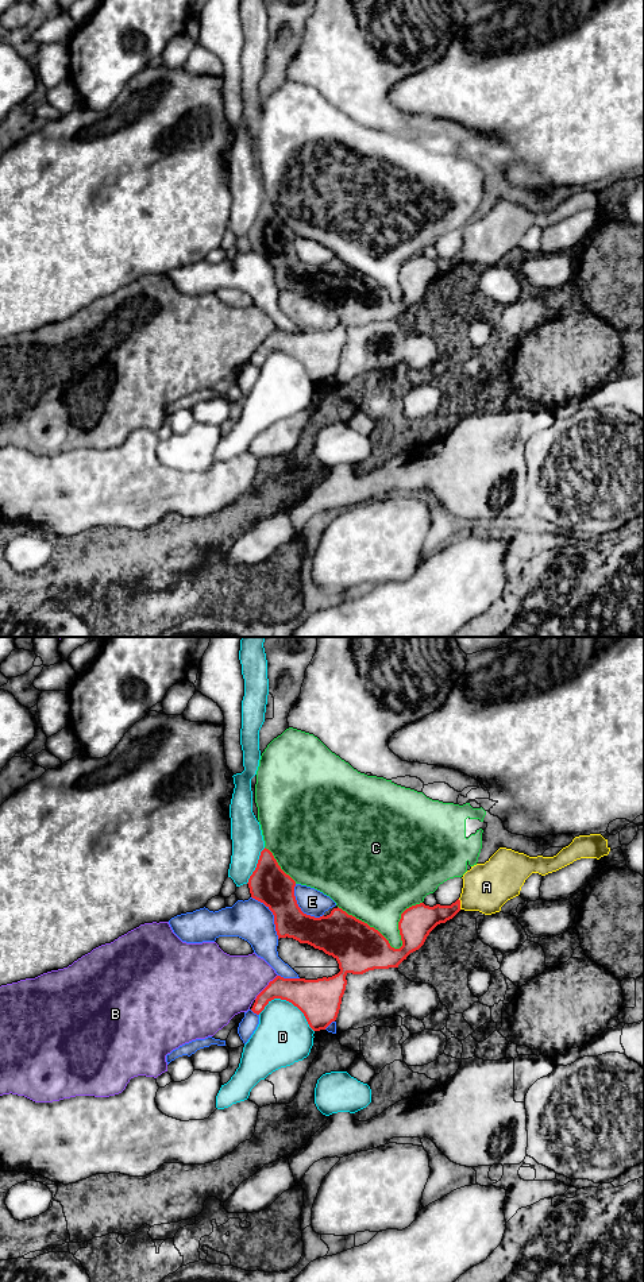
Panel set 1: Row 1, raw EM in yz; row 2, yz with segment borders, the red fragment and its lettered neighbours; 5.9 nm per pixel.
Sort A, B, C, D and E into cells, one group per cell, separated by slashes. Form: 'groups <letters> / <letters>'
groups A / B / C / D / E

